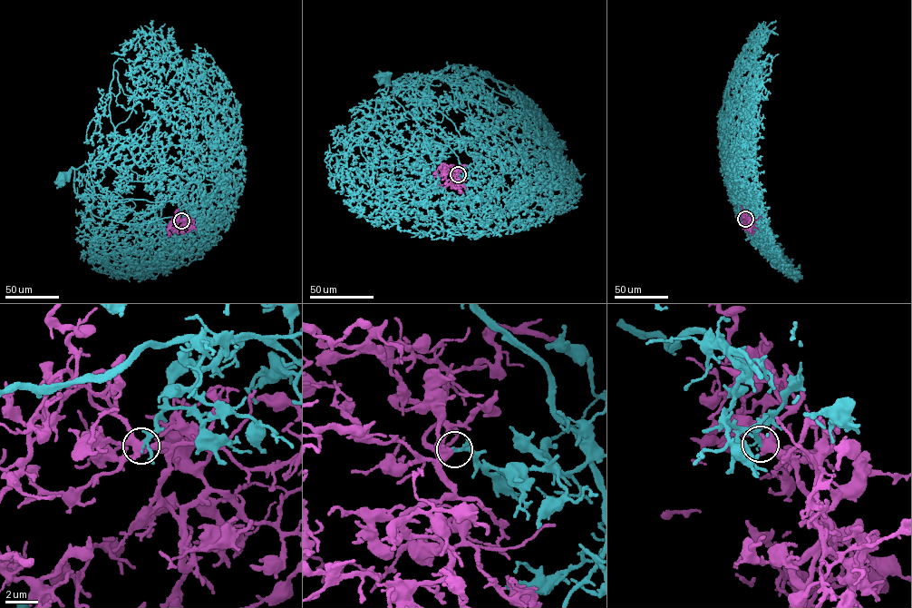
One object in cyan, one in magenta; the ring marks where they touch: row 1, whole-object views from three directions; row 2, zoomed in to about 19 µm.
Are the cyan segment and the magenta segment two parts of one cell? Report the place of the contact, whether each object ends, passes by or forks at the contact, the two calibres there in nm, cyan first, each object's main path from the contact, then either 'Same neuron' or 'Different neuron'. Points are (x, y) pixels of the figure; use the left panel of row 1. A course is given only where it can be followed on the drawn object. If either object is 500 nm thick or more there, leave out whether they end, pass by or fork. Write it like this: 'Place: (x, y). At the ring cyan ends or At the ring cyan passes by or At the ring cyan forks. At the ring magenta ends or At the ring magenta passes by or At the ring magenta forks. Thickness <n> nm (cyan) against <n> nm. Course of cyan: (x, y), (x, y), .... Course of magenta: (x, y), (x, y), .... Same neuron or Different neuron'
Place: (181, 220). At the ring cyan passes by. At the ring magenta forks. Thickness 180 nm (cyan) against 360 nm. Course of cyan: (181, 220), (185, 213), (140, 224), (98, 217), (75, 192), (73, 169), (63, 180). Course of magenta: (180, 220), (176, 217), (169, 227), (176, 231), (179, 227), (175, 230). Same neuron

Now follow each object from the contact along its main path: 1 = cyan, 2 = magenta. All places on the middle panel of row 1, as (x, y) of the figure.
1: (458, 174), (468, 173), (453, 152), (425, 136), (395, 101), (393, 82), (407, 76), (391, 85), (385, 78)
2: (458, 174), (451, 167), (444, 164), (446, 182), (438, 184)

